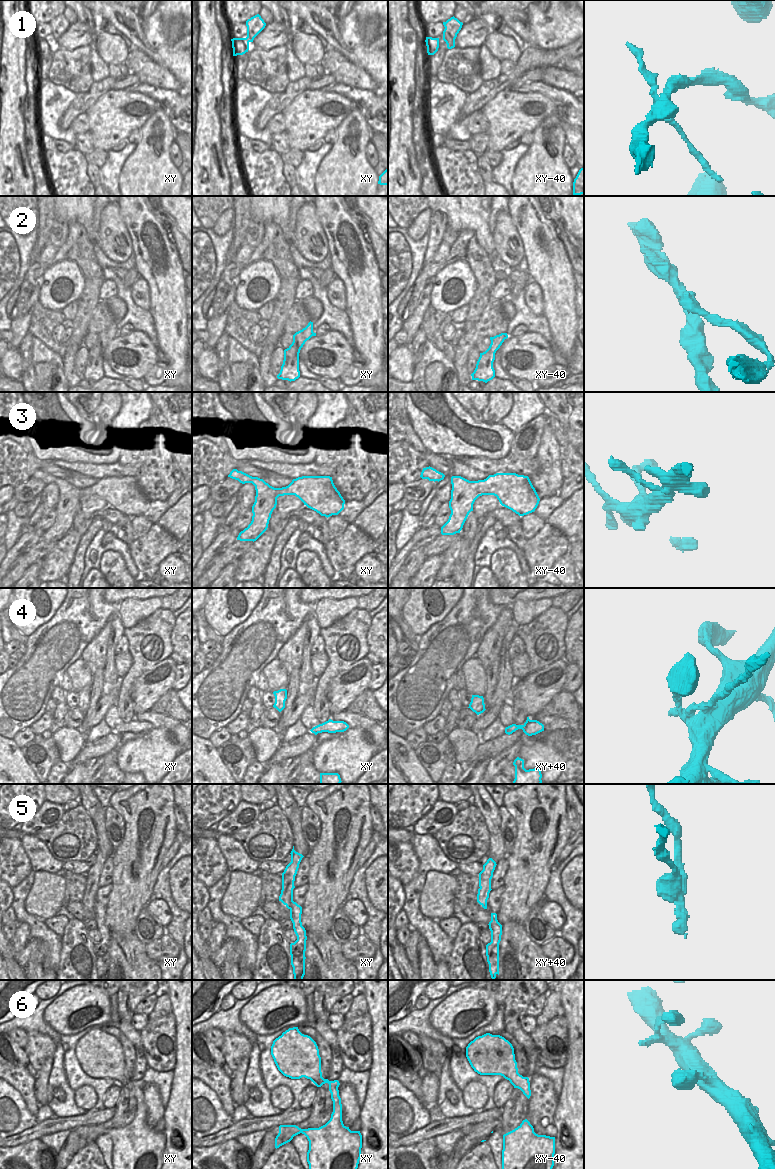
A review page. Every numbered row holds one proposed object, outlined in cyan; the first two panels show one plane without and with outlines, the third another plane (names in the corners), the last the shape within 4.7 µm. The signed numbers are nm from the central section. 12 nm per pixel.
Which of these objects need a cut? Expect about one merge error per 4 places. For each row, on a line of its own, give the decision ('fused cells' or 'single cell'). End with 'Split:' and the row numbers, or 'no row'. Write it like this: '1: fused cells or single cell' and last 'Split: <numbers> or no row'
1: single cell
2: single cell
3: single cell
4: single cell
5: fused cells
6: single cell
Split: 5

